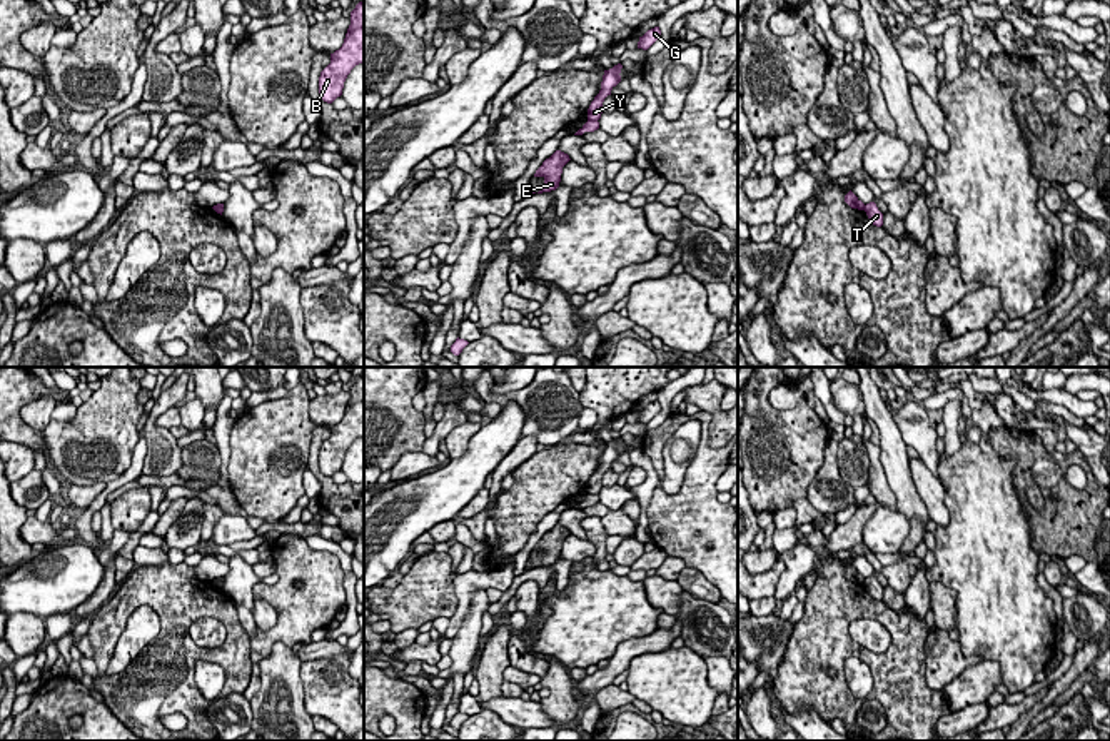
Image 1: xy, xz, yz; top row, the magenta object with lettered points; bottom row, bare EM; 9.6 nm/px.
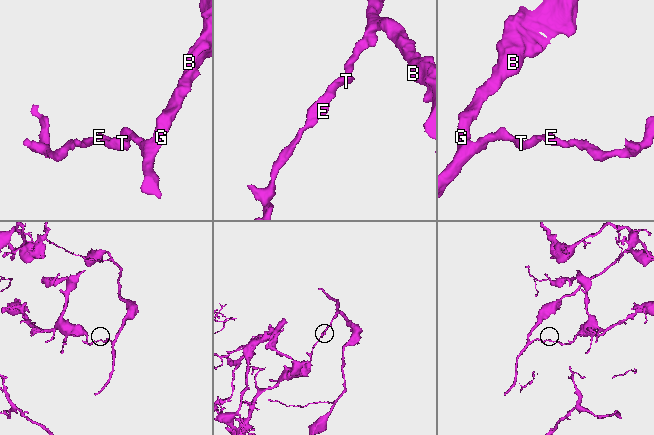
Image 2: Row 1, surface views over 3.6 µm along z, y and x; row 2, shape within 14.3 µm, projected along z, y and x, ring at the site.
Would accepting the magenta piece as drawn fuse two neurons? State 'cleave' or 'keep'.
cleave

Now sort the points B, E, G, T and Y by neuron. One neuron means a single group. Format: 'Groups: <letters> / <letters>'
Groups: B G Y / E T

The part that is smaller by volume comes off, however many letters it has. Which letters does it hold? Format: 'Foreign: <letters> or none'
Foreign: B, G, Y

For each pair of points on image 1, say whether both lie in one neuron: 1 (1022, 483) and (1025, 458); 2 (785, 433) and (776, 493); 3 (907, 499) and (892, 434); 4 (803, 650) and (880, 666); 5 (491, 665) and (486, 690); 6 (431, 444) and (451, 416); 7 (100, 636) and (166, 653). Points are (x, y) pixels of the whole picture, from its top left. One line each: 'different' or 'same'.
1: same
2: same
3: same
4: same
5: same
6: same
7: same

